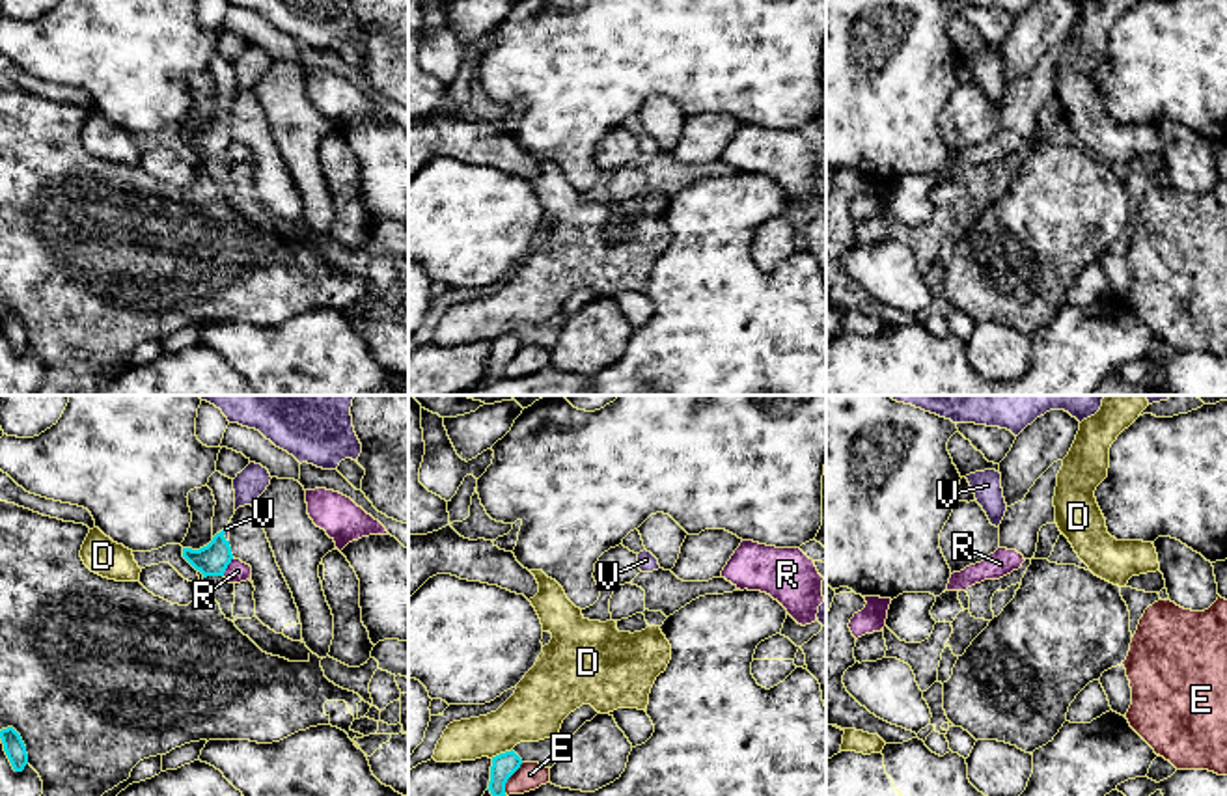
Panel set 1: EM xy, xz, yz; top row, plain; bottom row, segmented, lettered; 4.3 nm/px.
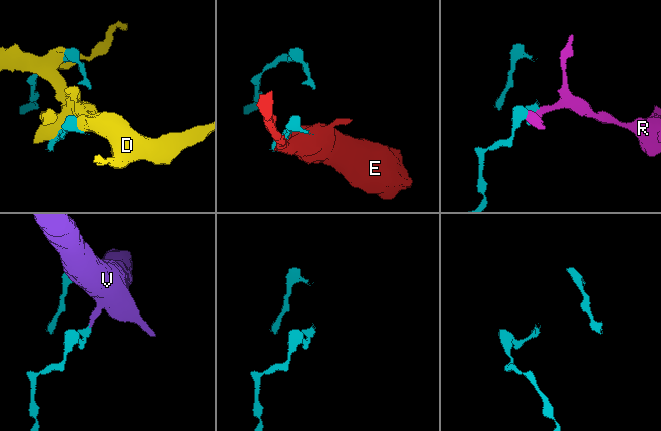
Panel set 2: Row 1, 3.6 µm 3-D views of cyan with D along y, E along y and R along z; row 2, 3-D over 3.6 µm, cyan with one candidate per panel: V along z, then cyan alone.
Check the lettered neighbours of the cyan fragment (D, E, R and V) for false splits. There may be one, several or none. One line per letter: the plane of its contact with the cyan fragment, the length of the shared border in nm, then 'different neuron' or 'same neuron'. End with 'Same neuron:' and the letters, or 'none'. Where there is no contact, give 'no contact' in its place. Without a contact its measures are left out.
D: contact in xz; length 100 nm; different neuron
E: contact in xz; length 160 nm; different neuron
R: contact in xy; length 90 nm; different neuron
V: contact in xy; length 70 nm; same neuron
Same neuron: V

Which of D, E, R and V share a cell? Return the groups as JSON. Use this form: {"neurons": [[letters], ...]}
{"neurons": [["D"], ["E"], ["R"], ["V"]]}

